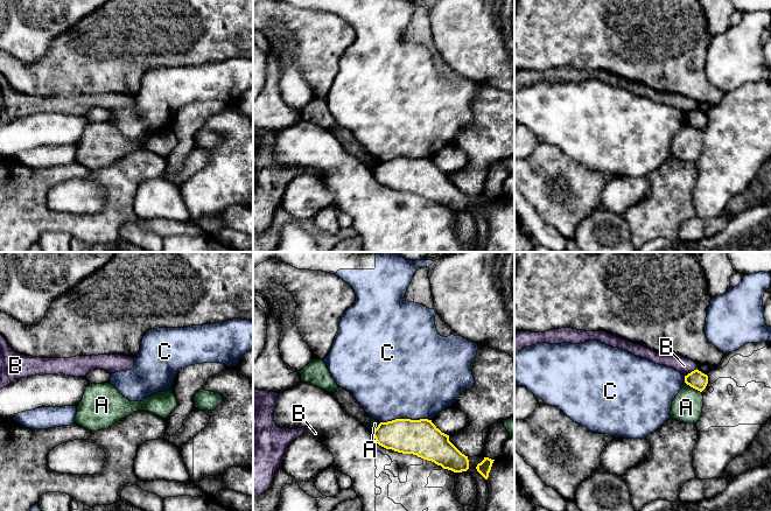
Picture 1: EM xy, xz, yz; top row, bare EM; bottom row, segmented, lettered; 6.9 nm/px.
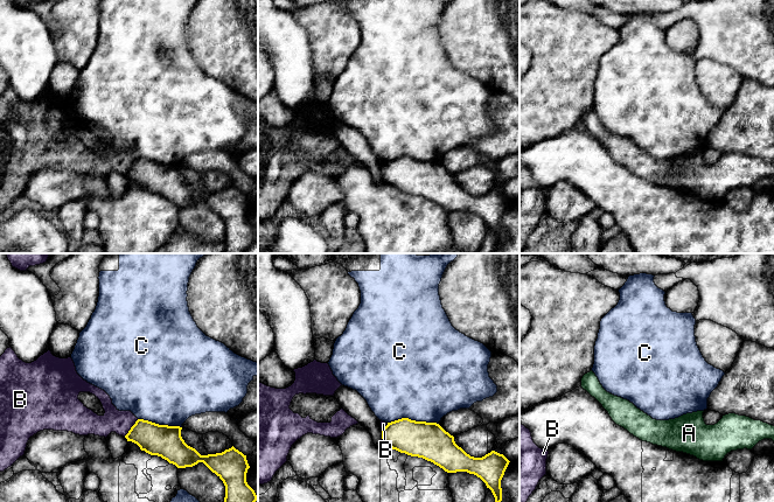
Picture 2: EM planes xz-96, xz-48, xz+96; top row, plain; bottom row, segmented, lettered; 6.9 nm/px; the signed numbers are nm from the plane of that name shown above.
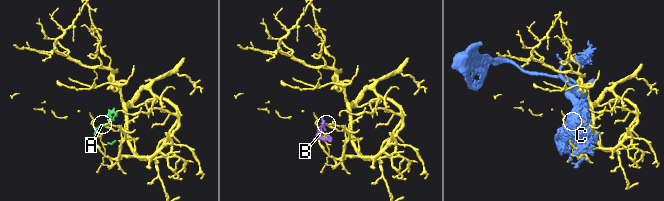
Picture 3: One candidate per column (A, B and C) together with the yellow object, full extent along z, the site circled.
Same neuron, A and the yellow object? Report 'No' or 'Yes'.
No

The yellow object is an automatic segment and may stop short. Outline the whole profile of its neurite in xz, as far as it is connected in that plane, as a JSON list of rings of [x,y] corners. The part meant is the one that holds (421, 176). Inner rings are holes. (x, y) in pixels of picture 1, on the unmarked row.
[[[395,158],[380,161],[372,173],[377,182],[386,188],[416,194],[454,211],[469,208],[468,195],[432,159]]]

